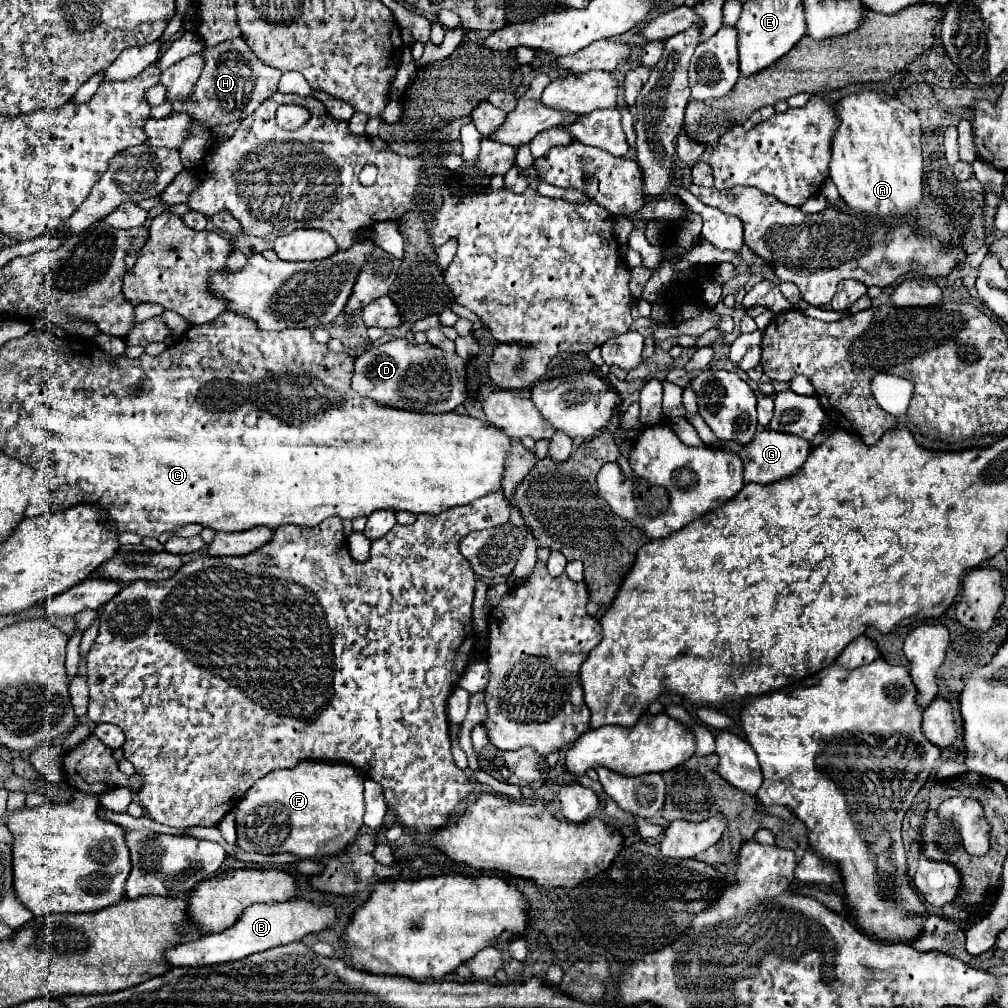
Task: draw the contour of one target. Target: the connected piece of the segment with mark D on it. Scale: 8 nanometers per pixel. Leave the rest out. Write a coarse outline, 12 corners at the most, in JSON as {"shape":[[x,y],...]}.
{"shape":[[392,339],[354,361],[352,389],[380,405],[450,413],[466,363]]}

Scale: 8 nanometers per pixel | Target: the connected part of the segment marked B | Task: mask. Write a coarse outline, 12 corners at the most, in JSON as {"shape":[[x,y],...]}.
{"shape":[[300,899],[250,905],[230,929],[166,949],[172,967],[238,961],[334,923]]}

